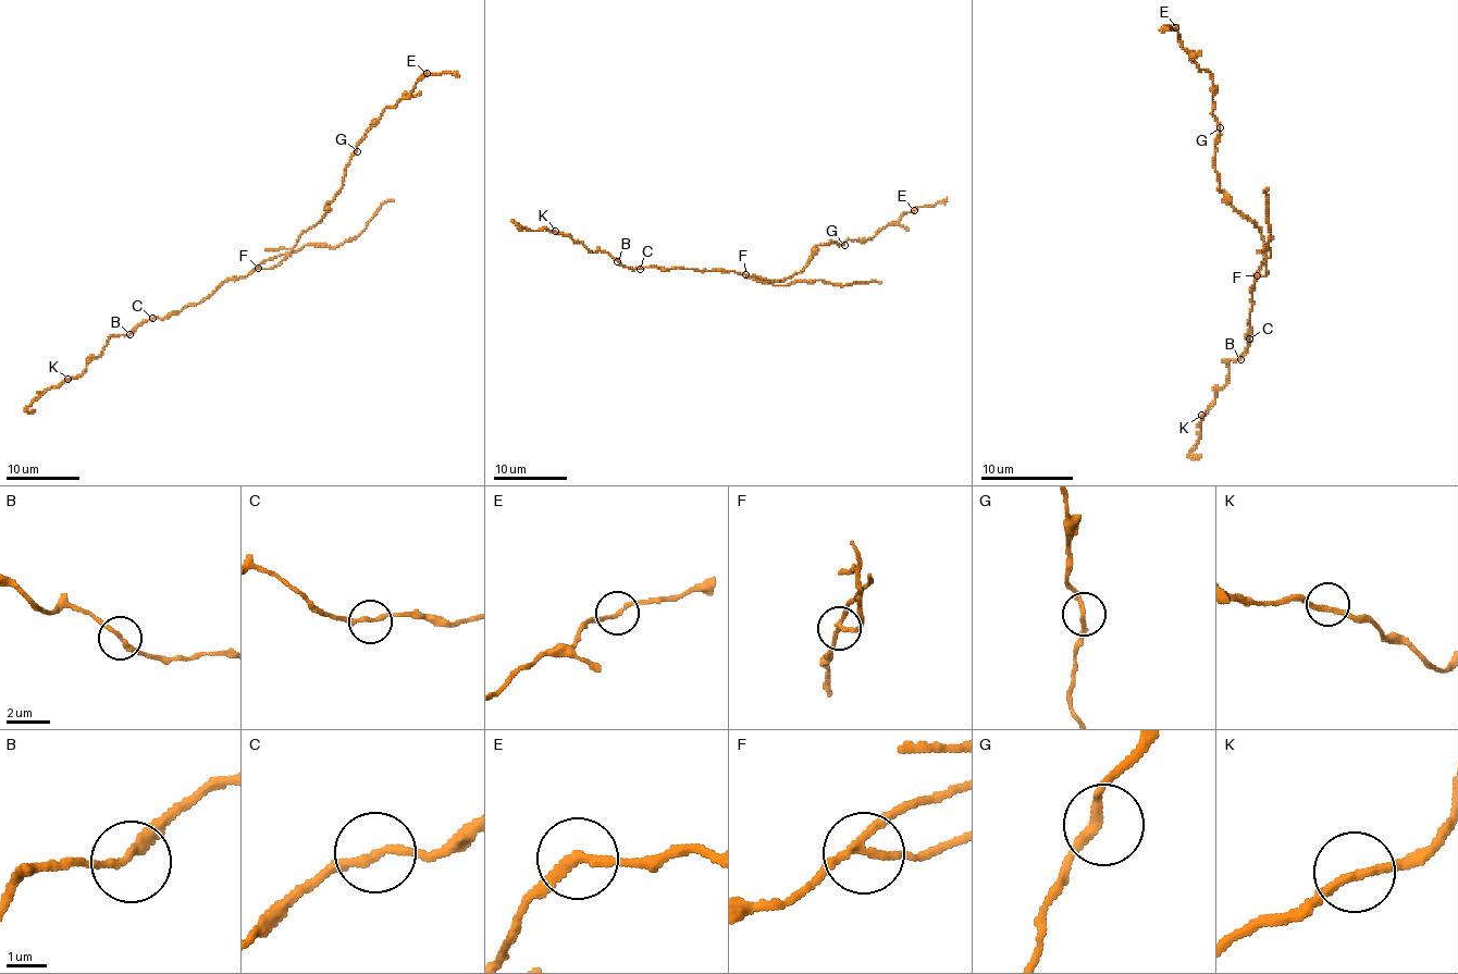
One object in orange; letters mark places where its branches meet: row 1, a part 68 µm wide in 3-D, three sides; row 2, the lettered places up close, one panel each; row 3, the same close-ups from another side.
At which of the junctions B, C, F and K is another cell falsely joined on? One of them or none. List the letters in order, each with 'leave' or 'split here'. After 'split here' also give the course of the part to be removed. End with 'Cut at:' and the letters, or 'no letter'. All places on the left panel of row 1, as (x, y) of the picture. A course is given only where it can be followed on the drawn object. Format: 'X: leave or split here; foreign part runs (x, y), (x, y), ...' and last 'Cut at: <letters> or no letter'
B: leave
C: leave
F: split here; foreign part runs (258, 269), (276, 267), (324, 216), (342, 186), (357, 143), (382, 111), (427, 75), (459, 75)
K: leave
Cut at: F

